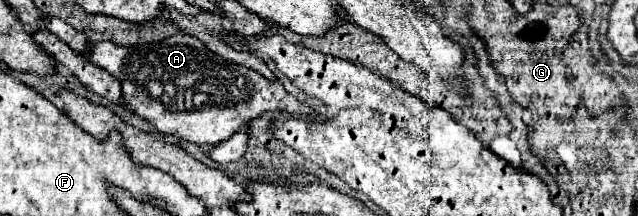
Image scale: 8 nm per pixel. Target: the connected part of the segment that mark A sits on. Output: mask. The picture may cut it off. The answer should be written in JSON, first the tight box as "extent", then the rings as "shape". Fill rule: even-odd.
{"extent":[88,33,316,145],"shape":[[[176,33],[156,45],[118,47],[110,41],[104,41],[90,47],[88,59],[120,79],[128,109],[158,127],[162,135],[178,141],[218,145],[266,111],[316,115],[310,105],[300,103],[286,93],[280,81],[270,83],[260,73],[218,57],[196,37],[184,33]]]}

